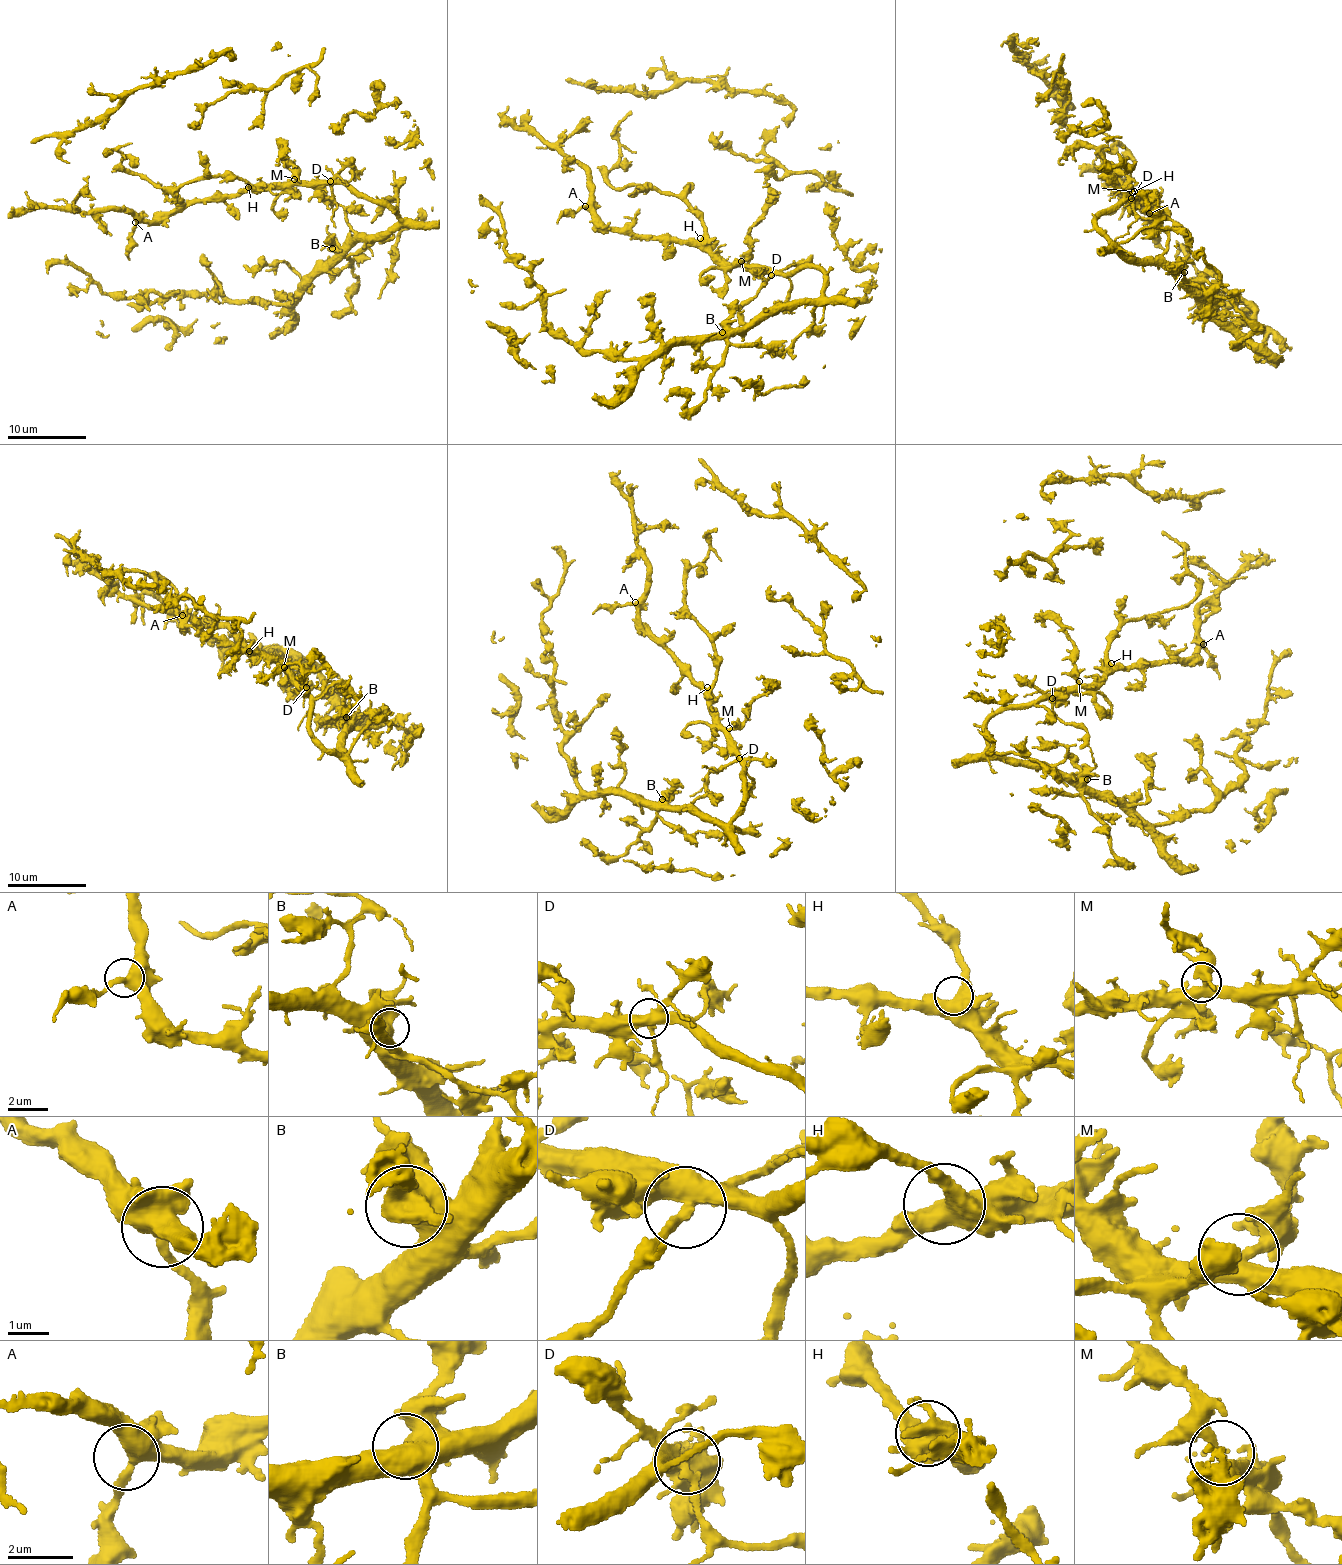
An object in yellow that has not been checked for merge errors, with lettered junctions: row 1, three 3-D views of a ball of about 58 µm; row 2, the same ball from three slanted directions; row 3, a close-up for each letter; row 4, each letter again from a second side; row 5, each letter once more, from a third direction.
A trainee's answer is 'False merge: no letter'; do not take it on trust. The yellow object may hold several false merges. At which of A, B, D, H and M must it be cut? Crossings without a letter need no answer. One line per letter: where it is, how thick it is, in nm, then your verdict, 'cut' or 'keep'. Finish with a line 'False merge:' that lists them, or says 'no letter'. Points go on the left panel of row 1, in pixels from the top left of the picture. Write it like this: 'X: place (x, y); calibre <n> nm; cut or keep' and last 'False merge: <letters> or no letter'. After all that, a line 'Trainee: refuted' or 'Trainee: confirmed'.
A: place (135, 222); calibre 420 nm; keep
B: place (332, 248); calibre 800 nm; keep
D: place (330, 181); calibre 440 nm; keep
H: place (248, 187); calibre 500 nm; keep
M: place (294, 179); calibre 360 nm; keep
False merge: no letter
Trainee: confirmed

